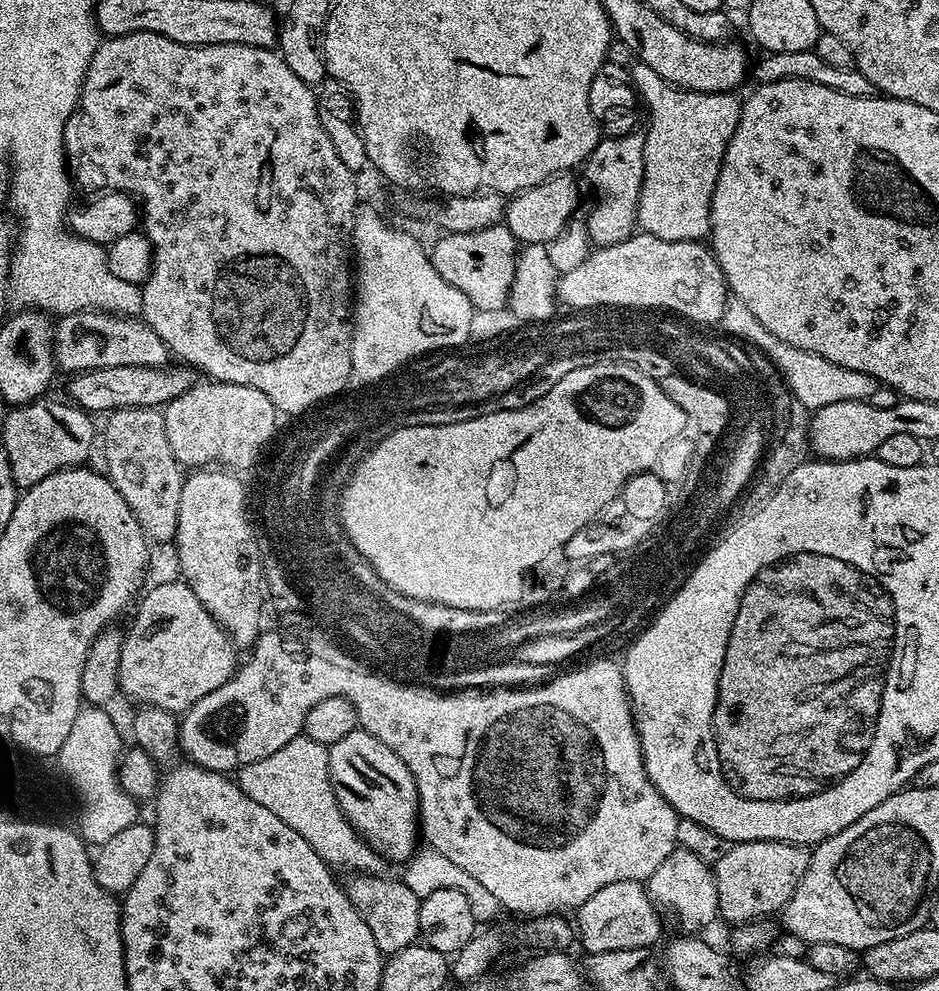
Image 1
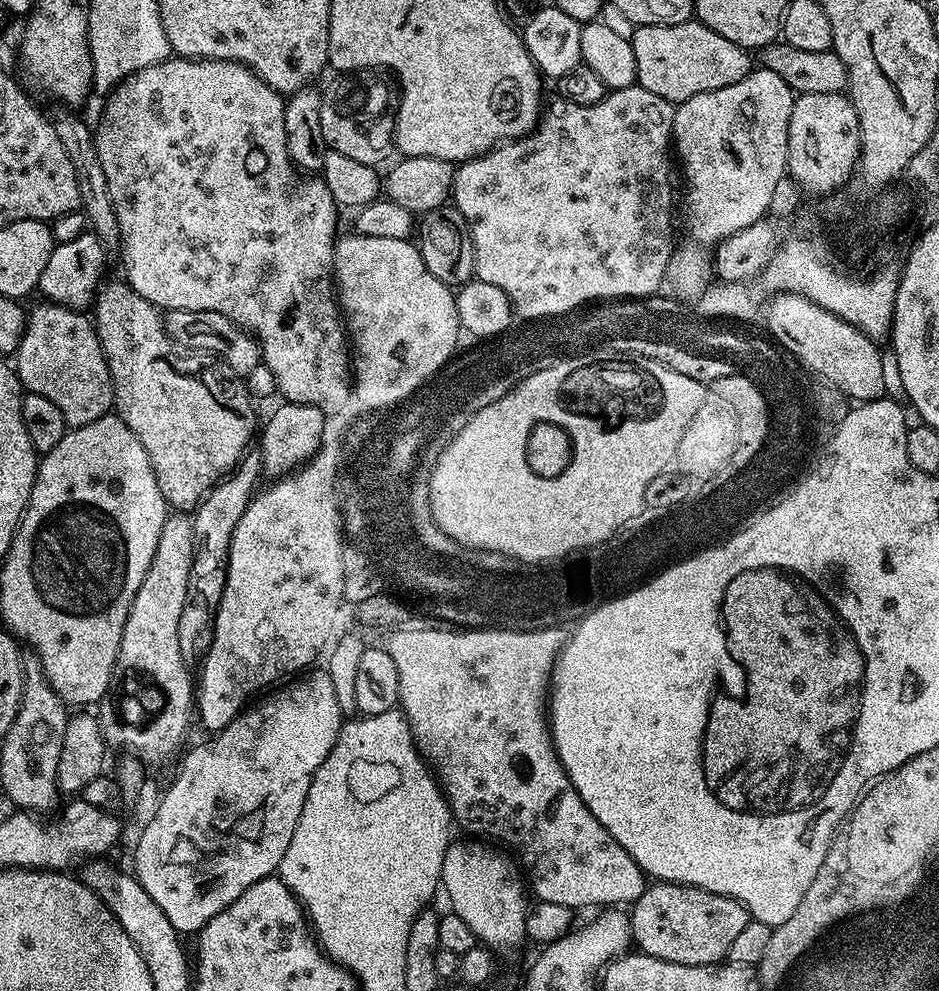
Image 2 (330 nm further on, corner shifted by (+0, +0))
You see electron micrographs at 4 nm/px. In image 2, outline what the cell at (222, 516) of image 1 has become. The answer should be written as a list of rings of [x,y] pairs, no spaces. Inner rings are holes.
[[[117,278],[113,284],[107,284],[97,291],[94,323],[110,370],[115,415],[126,422],[126,426],[134,430],[134,438],[142,442],[164,501],[176,510],[195,509],[249,451],[248,443],[251,440],[253,443],[258,428],[256,412],[252,409],[253,397],[247,383],[235,376],[223,360],[211,354],[182,350],[168,337],[161,309],[146,302],[146,298],[142,298],[142,294],[135,292],[123,279]]]

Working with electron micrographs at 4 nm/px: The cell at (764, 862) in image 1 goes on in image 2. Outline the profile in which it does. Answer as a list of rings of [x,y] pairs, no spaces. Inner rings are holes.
[[[652,882],[631,905],[630,919],[635,947],[643,955],[698,966],[721,963],[750,917],[747,908],[729,896],[685,884]]]

